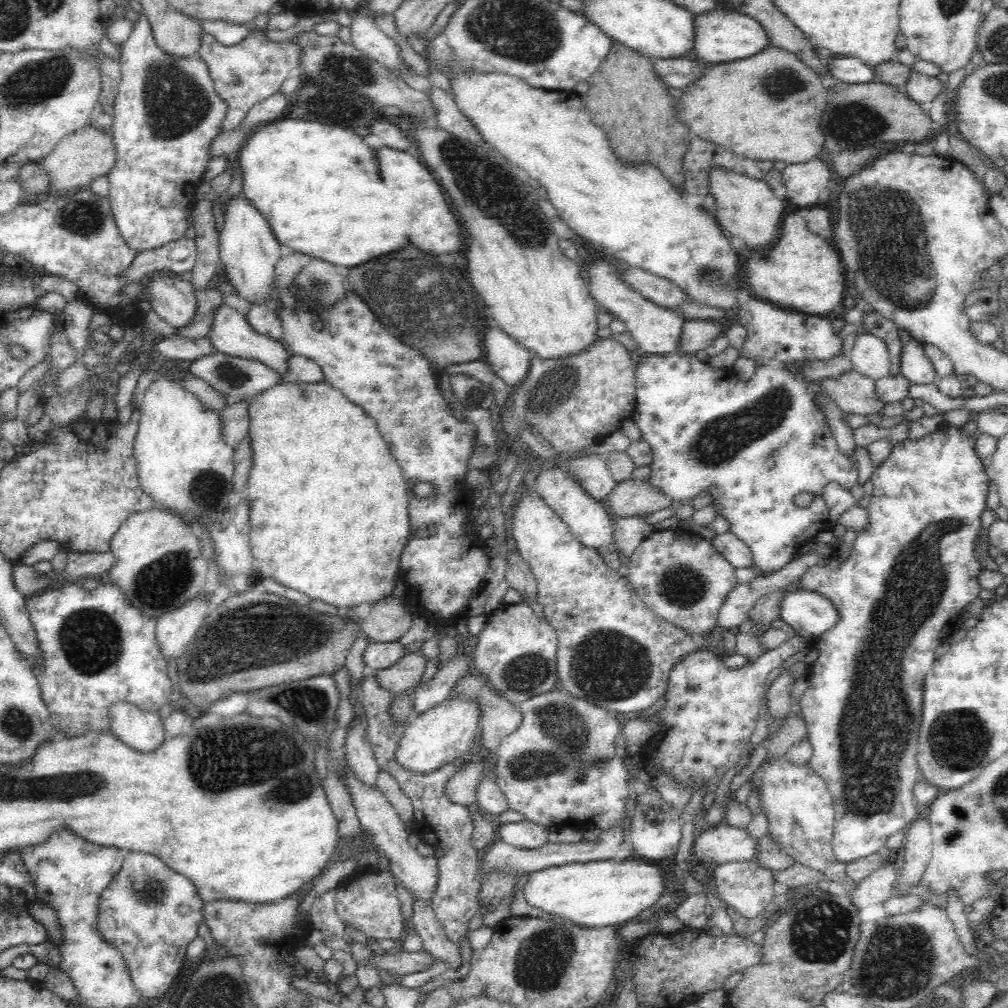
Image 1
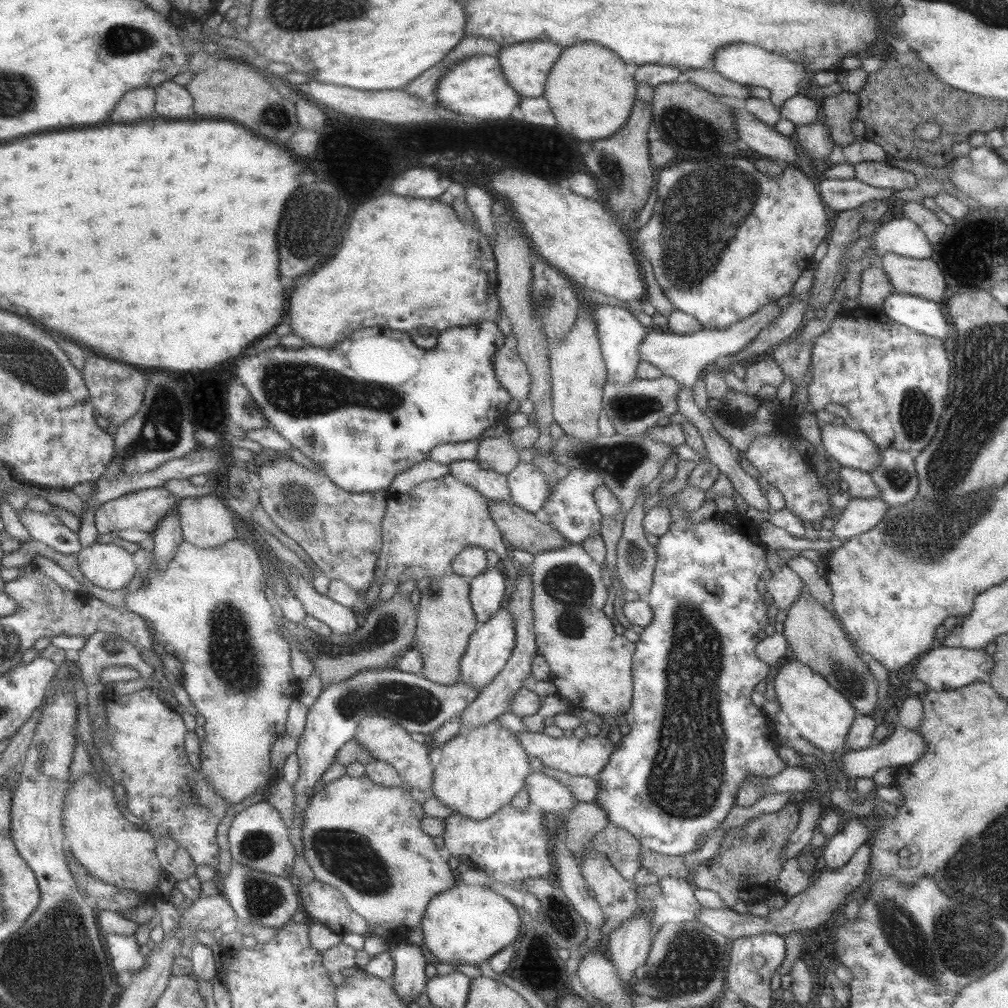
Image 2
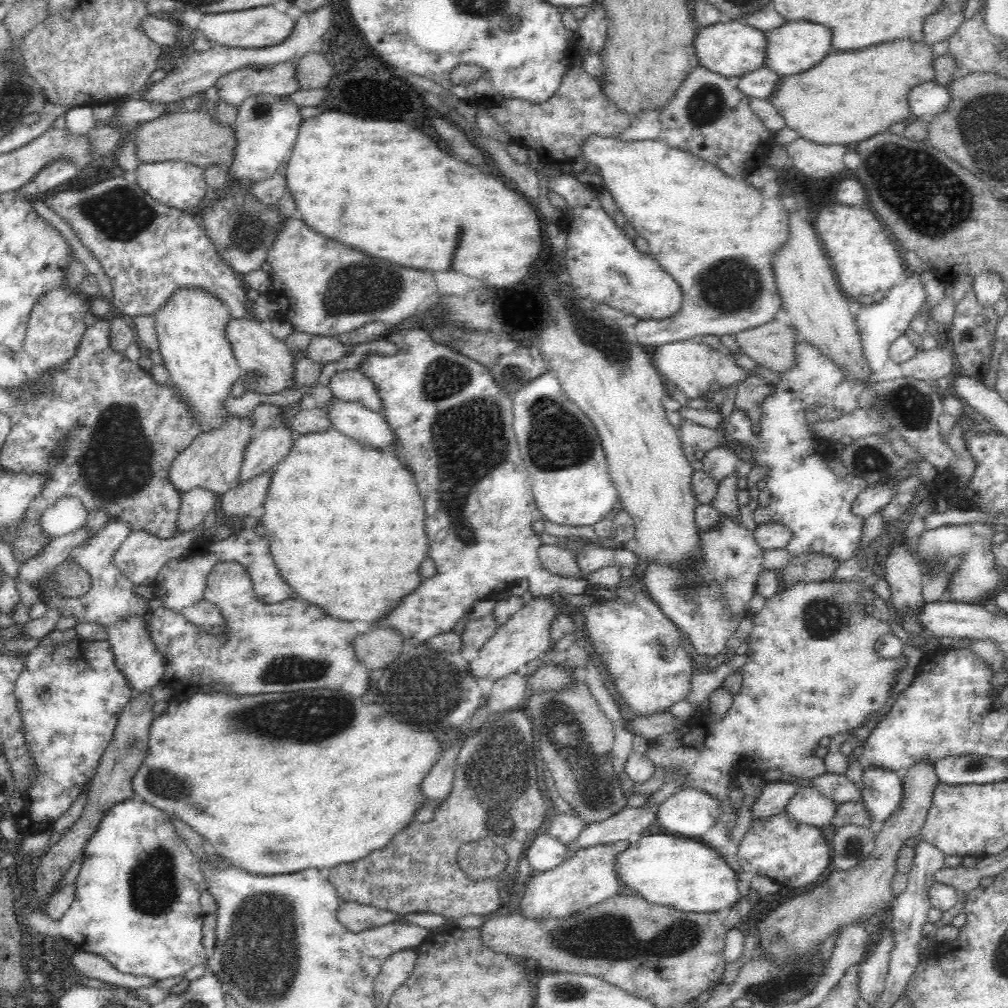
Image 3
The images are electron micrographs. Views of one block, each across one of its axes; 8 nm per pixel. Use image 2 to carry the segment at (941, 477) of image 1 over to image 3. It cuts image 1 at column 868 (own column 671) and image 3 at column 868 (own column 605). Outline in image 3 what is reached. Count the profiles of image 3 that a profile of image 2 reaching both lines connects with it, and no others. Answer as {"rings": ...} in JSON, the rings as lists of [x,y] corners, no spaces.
{"rings":[[[876,767],[862,768],[861,799],[870,819],[886,823],[899,808],[903,797],[902,776],[898,772]]]}

